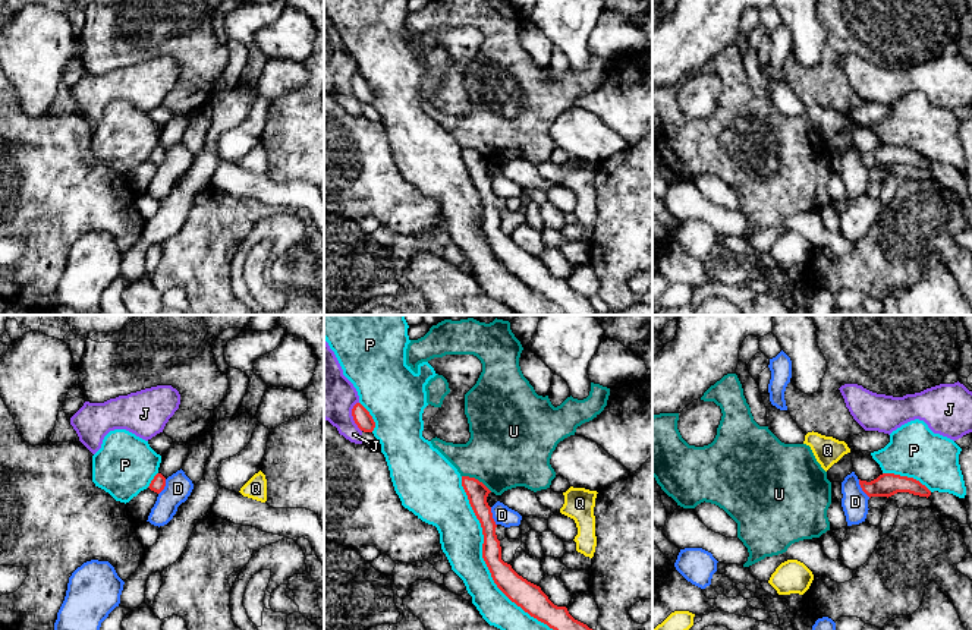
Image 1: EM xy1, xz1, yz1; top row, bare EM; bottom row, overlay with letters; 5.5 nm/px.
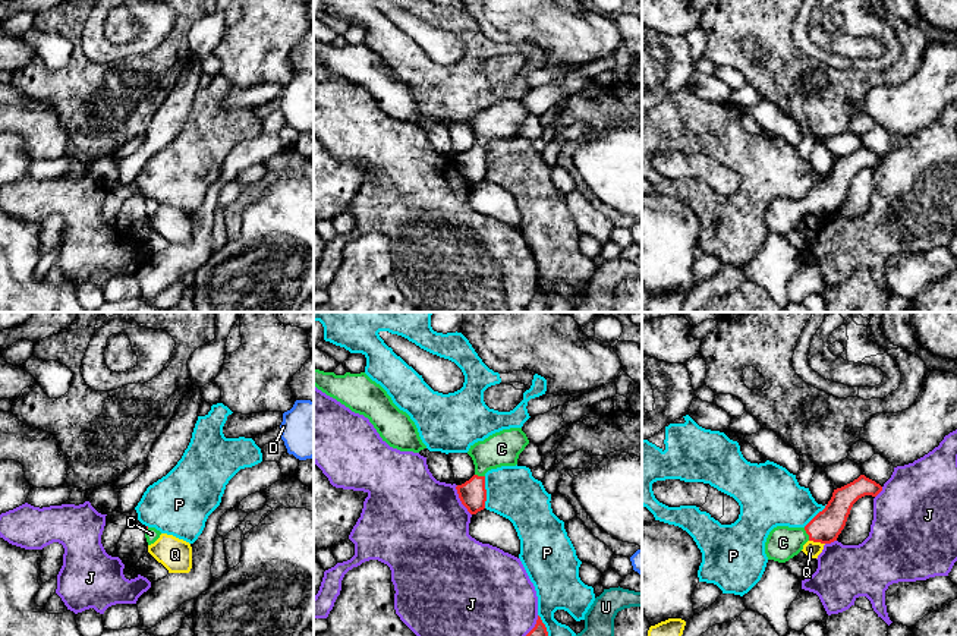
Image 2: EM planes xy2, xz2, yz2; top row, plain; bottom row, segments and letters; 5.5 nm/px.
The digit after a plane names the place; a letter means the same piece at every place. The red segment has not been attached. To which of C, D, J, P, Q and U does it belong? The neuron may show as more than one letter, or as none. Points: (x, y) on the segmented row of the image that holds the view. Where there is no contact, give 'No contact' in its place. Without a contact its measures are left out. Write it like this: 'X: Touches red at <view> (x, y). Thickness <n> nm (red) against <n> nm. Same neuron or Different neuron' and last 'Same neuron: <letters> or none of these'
C: Touches red at yz2 (806, 532). Thickness 170 nm (red) against 190 nm. Same neuron
D: Touches red at yz1 (862, 488). Thickness 130 nm (red) against 140 nm. Different neuron
J: Touches red at xz1 (352, 415). Thickness 90 nm (red) against 280 nm. Different neuron
P: Touches red at xz1 (484, 560). Thickness 140 nm (red) against 240 nm. Different neuron
Q: Touches red at yz2 (817, 541). Thickness 170 nm (red) against 90 nm. Different neuron
U: Touches red at xz1 (477, 479). Thickness 120 nm (red) against 440 nm. Different neuron
Same neuron: C

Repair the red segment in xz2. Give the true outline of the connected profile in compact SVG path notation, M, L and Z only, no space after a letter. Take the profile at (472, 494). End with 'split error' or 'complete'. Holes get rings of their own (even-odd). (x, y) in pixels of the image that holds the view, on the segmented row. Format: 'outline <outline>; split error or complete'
outline M510 428L470 445L468 454L473 460L475 475L456 487L462 504L470 514L485 509L485 473L501 466L516 466L519 454L528 444L529 440L522 428Z; split error

